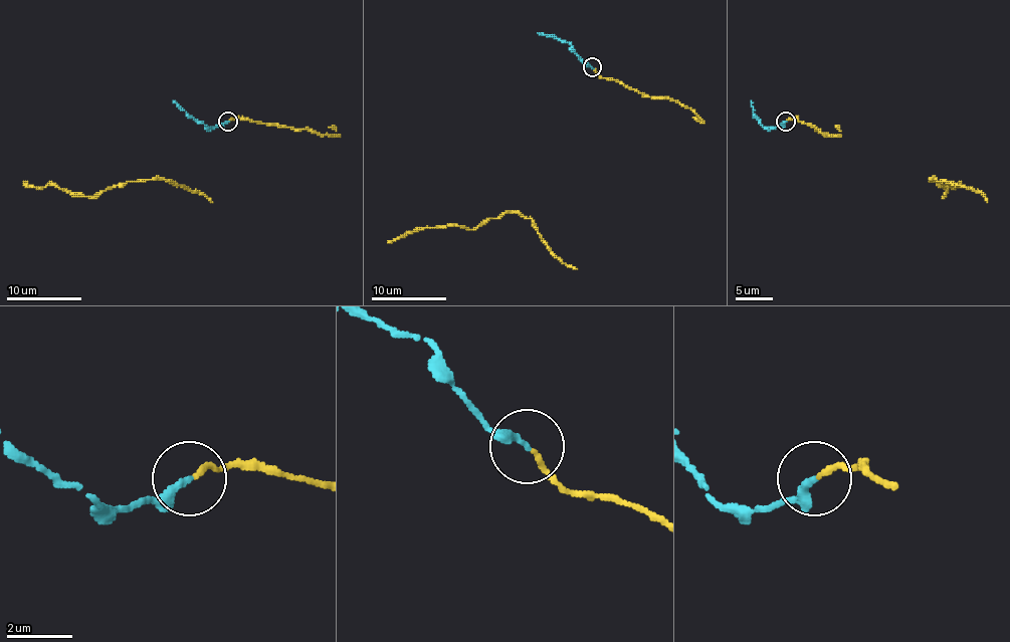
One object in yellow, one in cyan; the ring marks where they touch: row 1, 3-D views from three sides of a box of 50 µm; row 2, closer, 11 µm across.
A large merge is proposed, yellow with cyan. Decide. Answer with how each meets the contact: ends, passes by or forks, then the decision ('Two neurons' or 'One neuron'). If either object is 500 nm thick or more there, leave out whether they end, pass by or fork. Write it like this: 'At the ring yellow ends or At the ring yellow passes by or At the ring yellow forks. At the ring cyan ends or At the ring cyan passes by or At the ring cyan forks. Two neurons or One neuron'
At the ring yellow ends. At the ring cyan ends. One neuron

